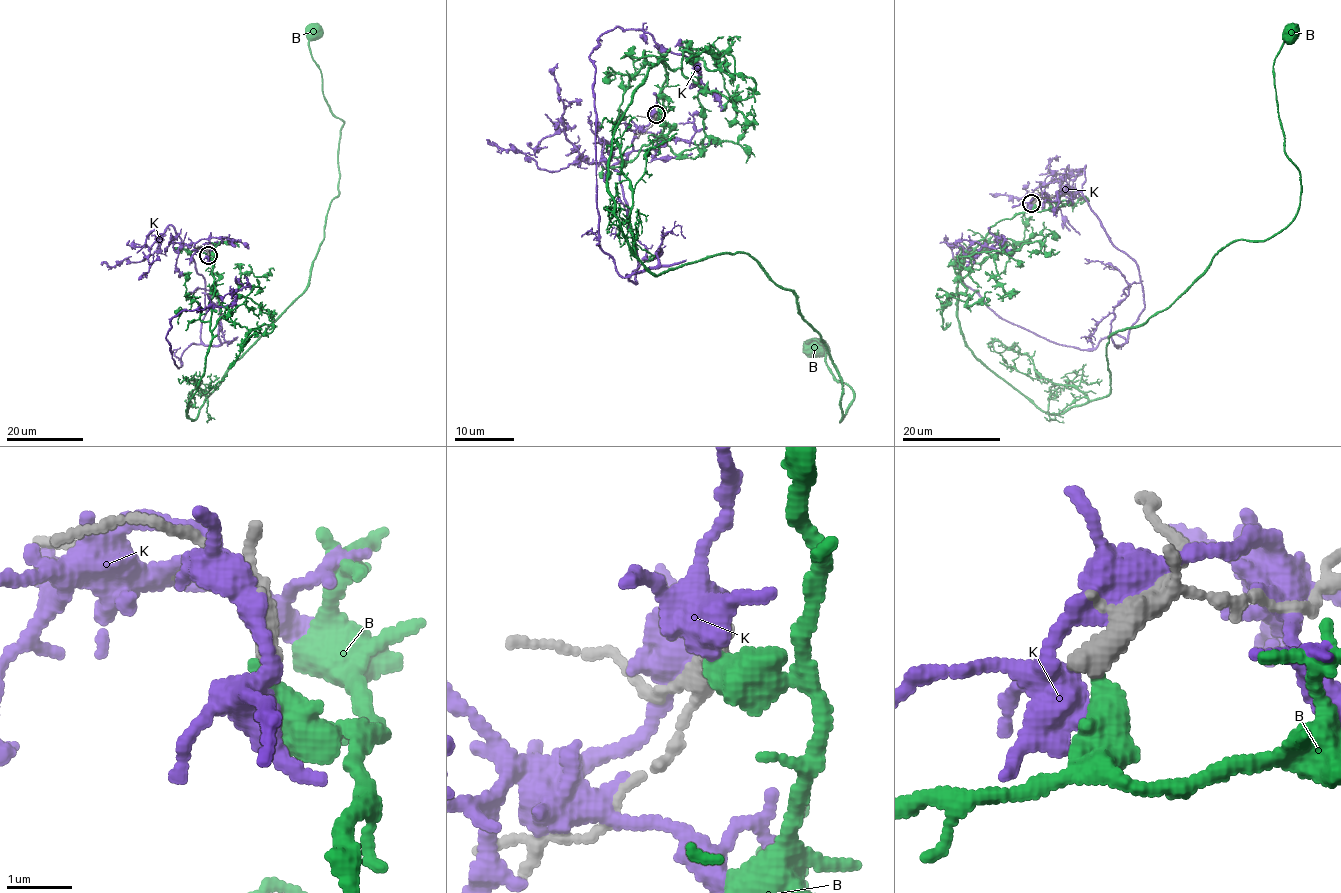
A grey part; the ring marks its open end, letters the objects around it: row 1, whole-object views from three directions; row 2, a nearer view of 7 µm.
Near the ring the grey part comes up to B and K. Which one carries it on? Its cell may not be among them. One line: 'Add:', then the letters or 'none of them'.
Add: none of them

